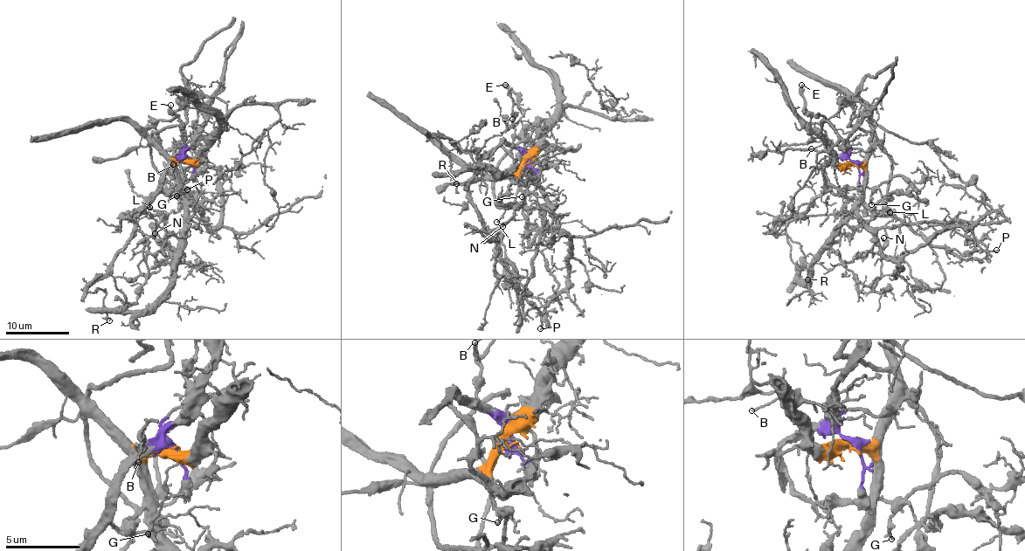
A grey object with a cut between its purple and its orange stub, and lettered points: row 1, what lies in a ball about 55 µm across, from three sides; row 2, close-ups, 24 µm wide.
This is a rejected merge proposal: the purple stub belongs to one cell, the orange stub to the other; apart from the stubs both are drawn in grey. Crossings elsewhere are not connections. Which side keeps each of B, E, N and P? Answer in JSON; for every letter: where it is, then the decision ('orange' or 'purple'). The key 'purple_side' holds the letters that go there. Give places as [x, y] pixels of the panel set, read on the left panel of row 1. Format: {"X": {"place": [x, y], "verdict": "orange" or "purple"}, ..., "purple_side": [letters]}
{"B": {"place": [173, 164], "verdict": "purple"}, "E": {"place": [170, 105], "verdict": "purple"}, "N": {"place": [155, 233], "verdict": "purple"}, "P": {"place": [187, 189], "verdict": "purple"}, "purple_side": ["B", "E", "N", "P"]}

